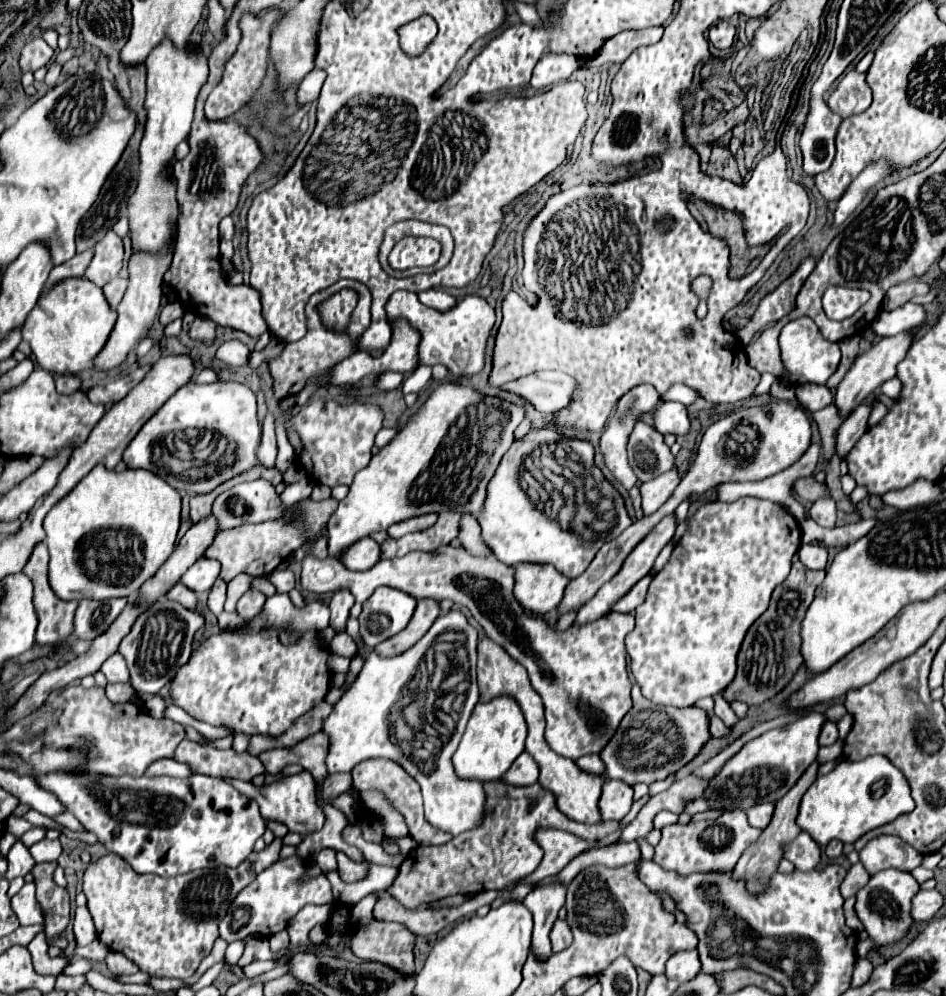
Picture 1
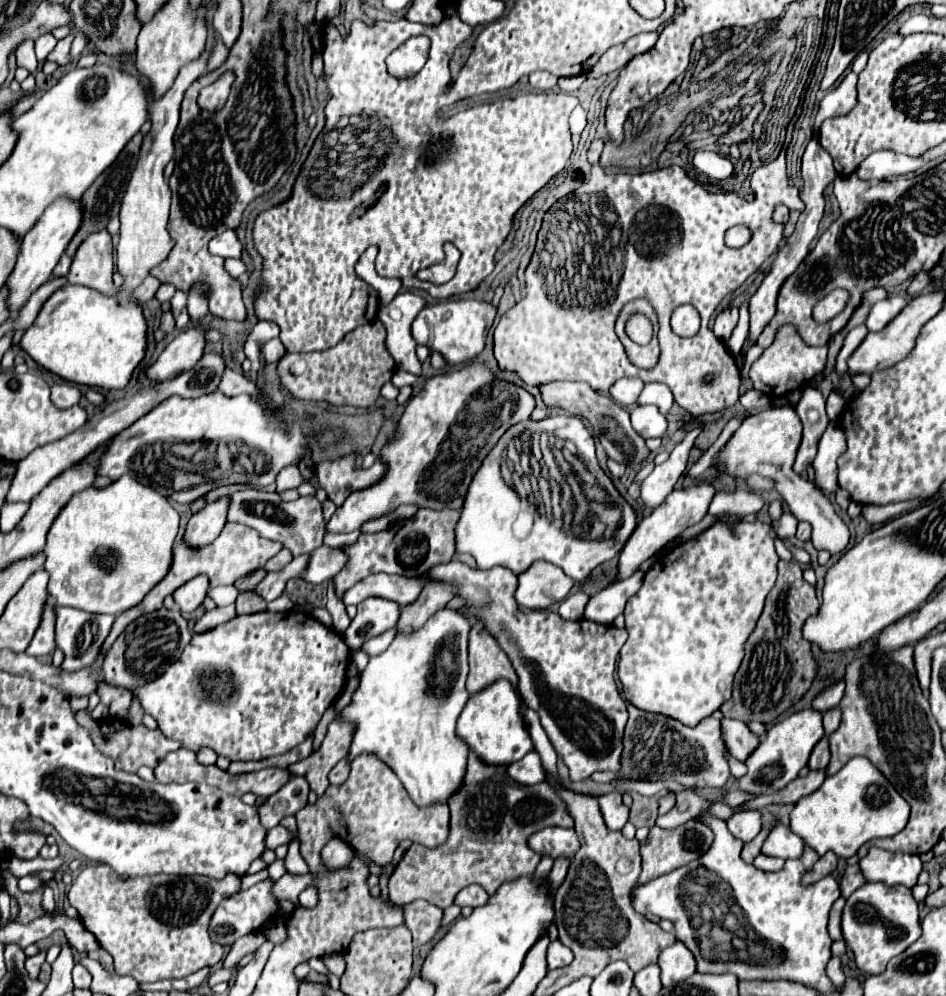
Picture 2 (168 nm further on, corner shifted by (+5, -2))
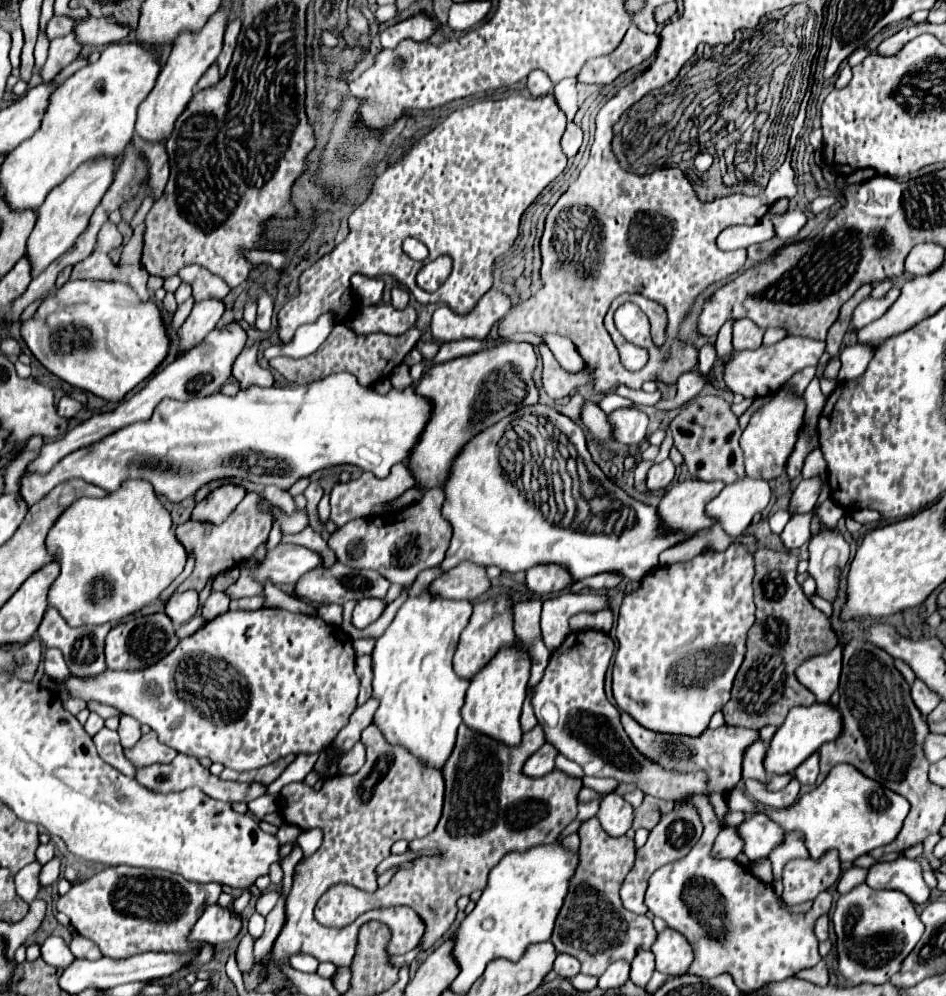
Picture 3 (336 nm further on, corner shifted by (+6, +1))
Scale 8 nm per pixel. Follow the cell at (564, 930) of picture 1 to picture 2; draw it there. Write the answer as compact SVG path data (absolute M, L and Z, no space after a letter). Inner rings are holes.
M559 939L549 943L549 949L547 949L547 963L549 963L549 969L559 969L559 967L565 967L573 961L573 953L569 947L565 947Z

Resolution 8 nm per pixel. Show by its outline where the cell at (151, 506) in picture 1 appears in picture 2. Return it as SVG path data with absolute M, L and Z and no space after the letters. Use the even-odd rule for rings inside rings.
M123 475L105 489L85 489L71 497L71 501L61 509L47 533L45 545L45 569L49 571L49 597L55 605L81 609L87 613L107 613L119 615L135 605L139 605L149 589L157 585L169 571L173 563L173 541L179 529L179 515L169 505L169 501L155 489L141 485L129 475Z

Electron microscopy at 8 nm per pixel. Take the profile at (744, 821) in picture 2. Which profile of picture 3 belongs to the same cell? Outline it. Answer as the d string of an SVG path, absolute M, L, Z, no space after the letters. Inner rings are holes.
M726 826L726 828L722 828L722 832L716 838L712 854L714 856L720 856L720 858L734 860L742 852L742 848L744 848L744 840L740 838L736 826Z

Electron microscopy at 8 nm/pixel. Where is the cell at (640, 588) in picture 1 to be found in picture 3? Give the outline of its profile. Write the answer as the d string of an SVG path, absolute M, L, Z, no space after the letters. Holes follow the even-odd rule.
M558 594L544 600L542 606L542 636L548 650L556 650L560 642L571 633L569 618L578 612L598 612L610 608L606 594Z

